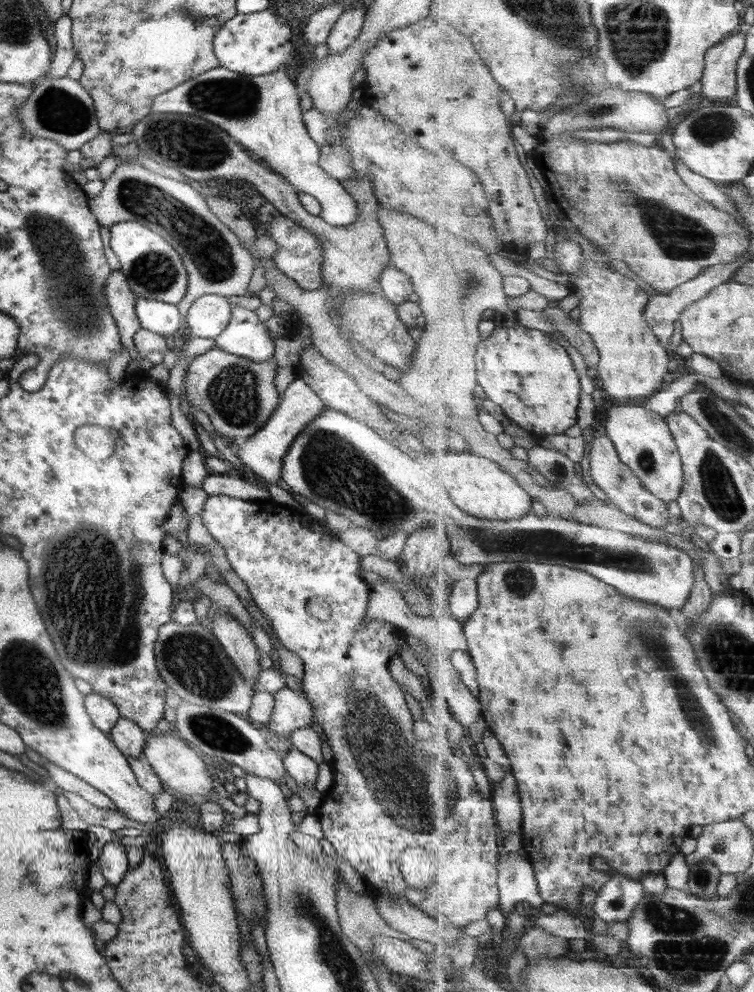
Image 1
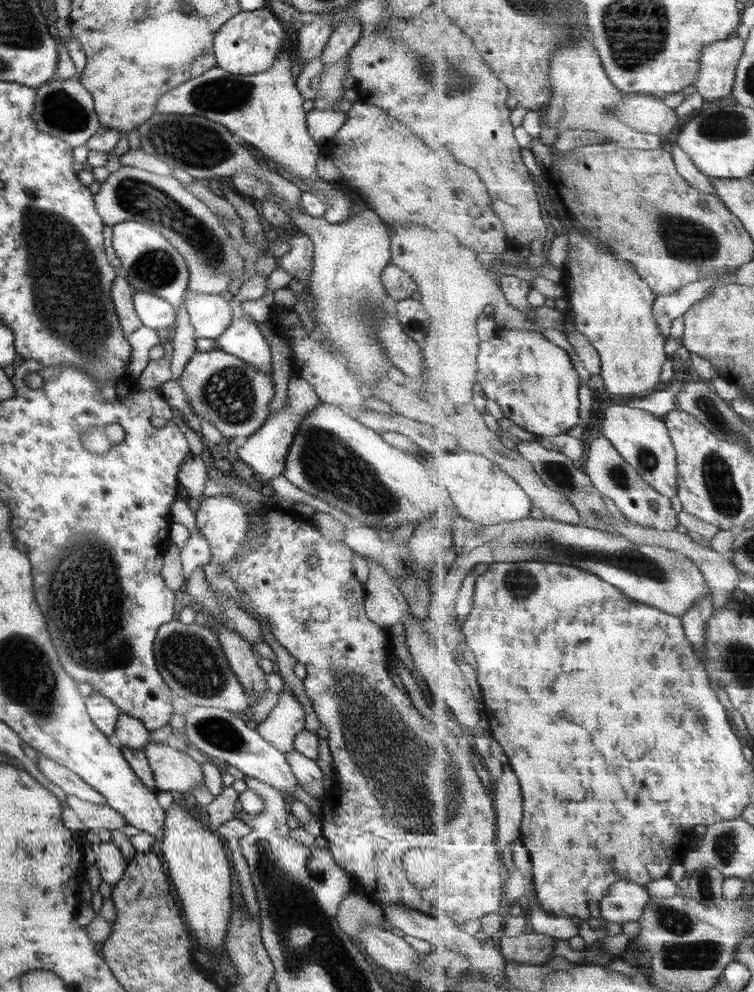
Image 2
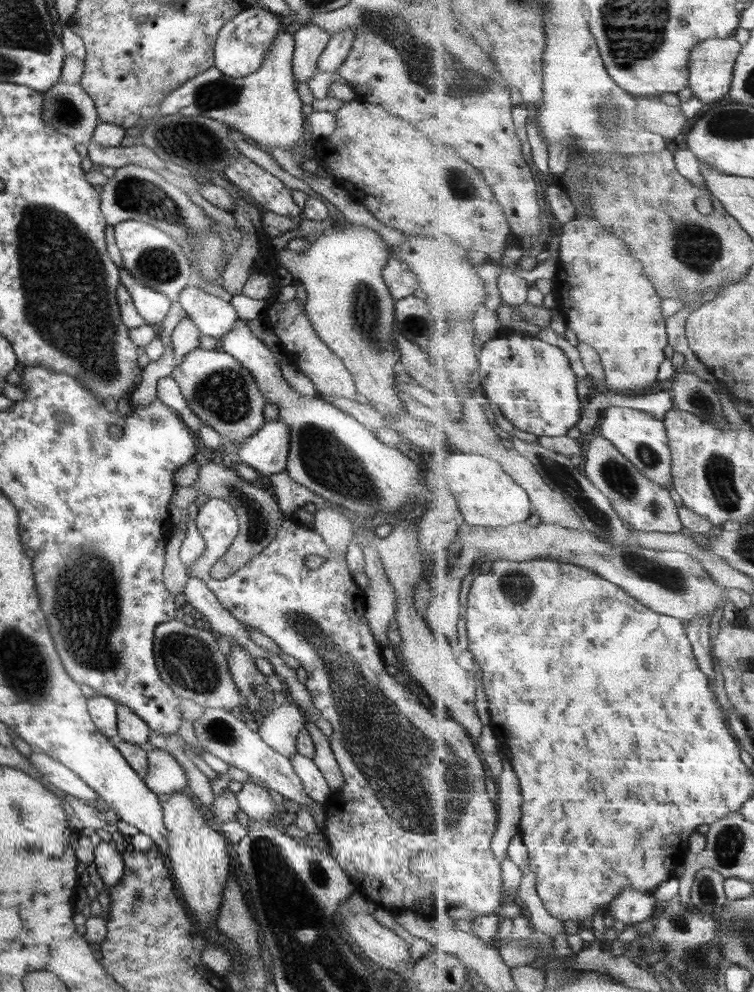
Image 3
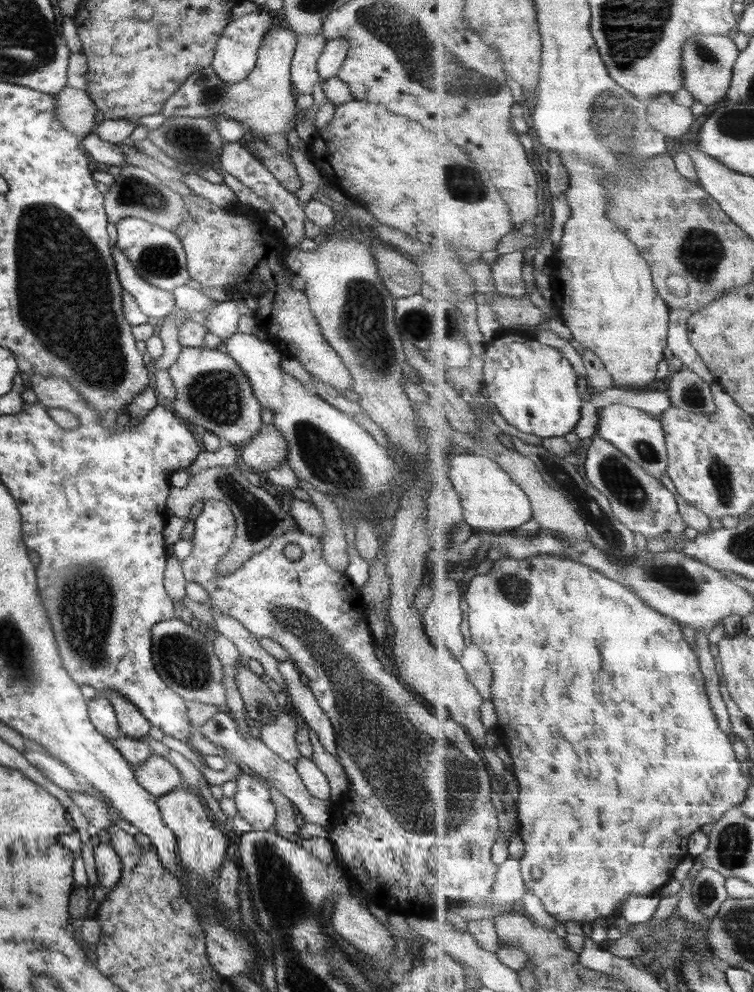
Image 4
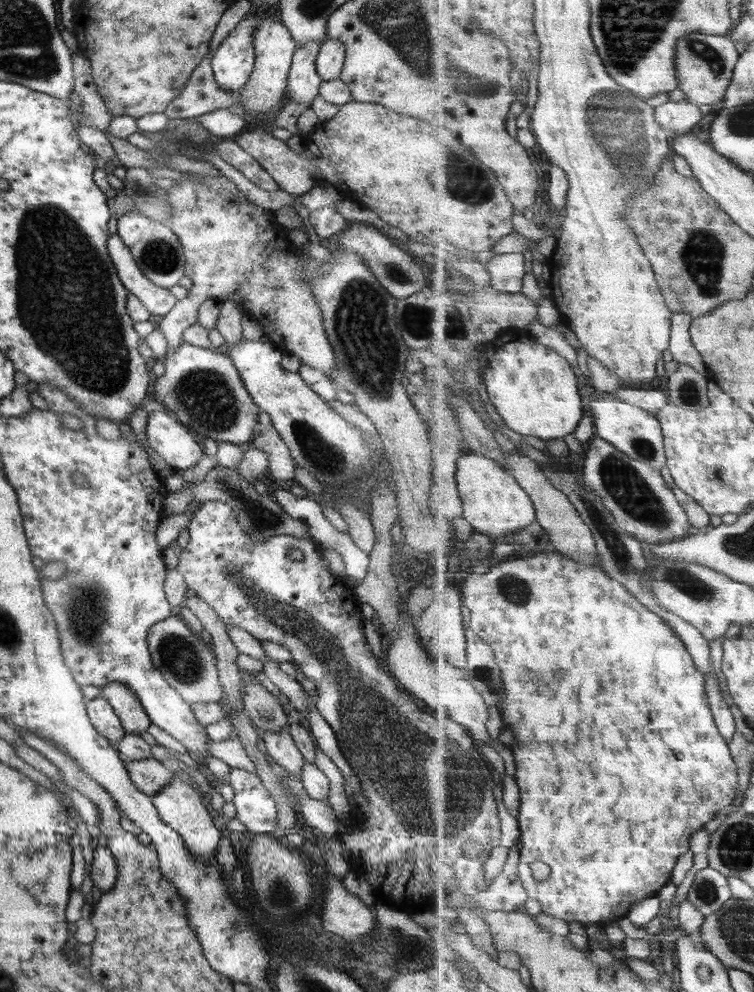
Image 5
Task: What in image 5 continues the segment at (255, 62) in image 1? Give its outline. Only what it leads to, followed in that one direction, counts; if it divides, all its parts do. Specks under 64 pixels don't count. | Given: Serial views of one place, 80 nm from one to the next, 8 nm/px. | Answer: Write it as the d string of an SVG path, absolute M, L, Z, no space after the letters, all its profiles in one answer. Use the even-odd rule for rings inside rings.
M259 17L240 20L220 42L210 66L217 86L227 94L236 94L248 82L254 65L252 32Z

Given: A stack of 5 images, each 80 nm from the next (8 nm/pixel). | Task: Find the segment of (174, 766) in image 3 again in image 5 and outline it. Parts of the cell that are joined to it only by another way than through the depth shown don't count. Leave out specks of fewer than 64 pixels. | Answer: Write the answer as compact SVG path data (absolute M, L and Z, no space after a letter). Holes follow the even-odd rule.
M149 756L147 759L132 760L124 763L132 785L139 793L151 798L161 792L173 775L163 763Z

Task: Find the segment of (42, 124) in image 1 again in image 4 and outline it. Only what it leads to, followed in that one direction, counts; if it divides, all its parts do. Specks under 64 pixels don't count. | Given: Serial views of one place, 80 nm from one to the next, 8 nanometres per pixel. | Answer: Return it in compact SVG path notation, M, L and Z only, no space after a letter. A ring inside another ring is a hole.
M64 86L52 97L56 100L56 117L79 140L85 133L95 130L94 116L97 110L85 91Z

